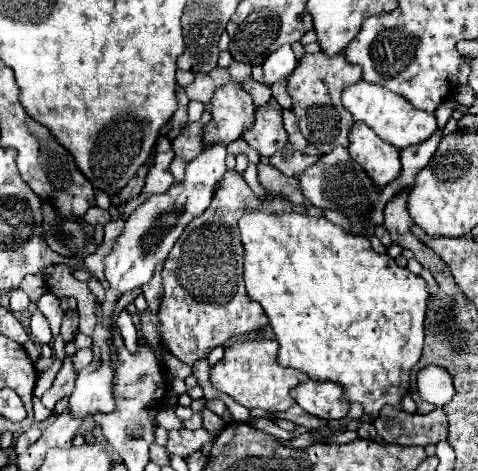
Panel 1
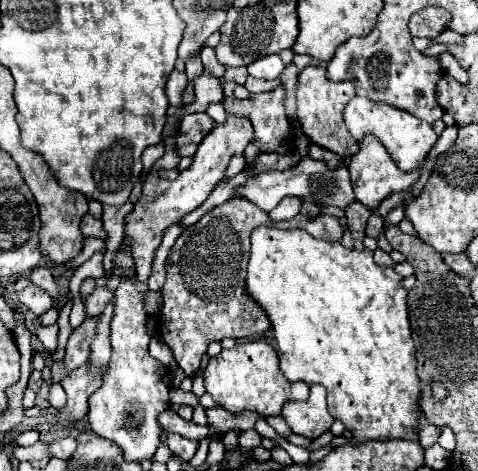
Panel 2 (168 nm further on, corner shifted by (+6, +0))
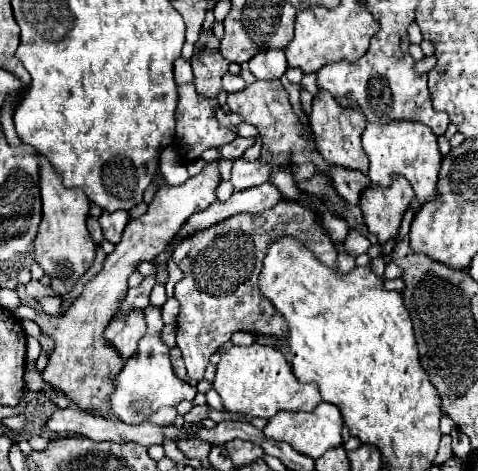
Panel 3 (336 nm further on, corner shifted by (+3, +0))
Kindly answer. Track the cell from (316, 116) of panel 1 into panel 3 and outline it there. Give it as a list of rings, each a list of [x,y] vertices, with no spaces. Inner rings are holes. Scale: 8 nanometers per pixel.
[[[317,90],[311,114],[309,114],[309,126],[317,142],[319,154],[325,158],[325,162],[333,166],[345,166],[345,168],[357,168],[363,174],[367,174],[369,160],[365,156],[365,150],[361,148],[361,128],[365,128],[365,116],[359,106],[341,106],[335,96],[331,96],[327,90]]]

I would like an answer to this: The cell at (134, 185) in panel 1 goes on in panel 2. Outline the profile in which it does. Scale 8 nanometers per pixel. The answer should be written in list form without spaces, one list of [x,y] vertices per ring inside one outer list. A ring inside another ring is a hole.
[[[126,202],[122,206],[104,206],[104,214],[102,214],[102,224],[104,224],[104,232],[106,232],[106,260],[104,260],[104,268],[108,272],[106,278],[112,276],[112,254],[114,250],[120,248],[122,240],[124,240],[124,218],[126,214],[132,210],[132,202]]]

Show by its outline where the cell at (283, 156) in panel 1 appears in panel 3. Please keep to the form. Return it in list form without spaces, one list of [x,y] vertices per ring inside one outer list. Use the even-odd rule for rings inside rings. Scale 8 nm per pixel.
[[[239,156],[233,162],[233,170],[231,170],[231,182],[235,190],[245,190],[245,188],[253,188],[259,186],[261,182],[267,182],[271,178],[271,166],[265,164],[263,160],[247,160],[243,156]]]

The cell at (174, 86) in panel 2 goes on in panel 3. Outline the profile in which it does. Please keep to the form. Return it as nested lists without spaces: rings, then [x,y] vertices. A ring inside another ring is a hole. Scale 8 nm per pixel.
[[[177,58],[175,60],[175,82],[181,86],[181,84],[191,84],[193,82],[193,70],[191,70],[191,64],[183,58]]]

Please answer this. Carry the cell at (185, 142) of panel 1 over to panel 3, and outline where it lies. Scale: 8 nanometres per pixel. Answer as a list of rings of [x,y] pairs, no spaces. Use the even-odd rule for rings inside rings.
[[[193,84],[179,86],[179,106],[177,106],[175,116],[177,116],[177,146],[179,146],[179,156],[183,160],[187,160],[187,162],[197,160],[203,154],[203,150],[227,144],[229,140],[235,140],[235,134],[215,120],[213,110],[217,106],[219,106],[217,100],[209,100],[209,98],[199,96]]]

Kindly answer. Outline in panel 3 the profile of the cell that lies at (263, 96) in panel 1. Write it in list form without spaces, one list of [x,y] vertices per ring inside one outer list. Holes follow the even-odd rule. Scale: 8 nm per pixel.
[[[225,74],[223,76],[223,90],[227,94],[233,94],[233,92],[241,92],[245,88],[245,80],[241,76],[233,76],[233,74]]]

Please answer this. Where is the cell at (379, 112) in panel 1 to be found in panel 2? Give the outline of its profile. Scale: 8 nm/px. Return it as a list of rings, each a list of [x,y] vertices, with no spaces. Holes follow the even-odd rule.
[[[354,96],[350,100],[350,104],[344,110],[344,122],[346,122],[350,134],[354,136],[354,140],[358,140],[358,142],[366,134],[374,134],[384,144],[384,148],[390,152],[396,166],[404,172],[416,170],[424,162],[424,158],[428,156],[428,152],[432,150],[432,146],[436,144],[436,138],[438,138],[436,132],[432,130],[432,126],[422,122],[420,118],[416,118],[404,110],[392,108],[388,104],[374,104],[362,96]]]

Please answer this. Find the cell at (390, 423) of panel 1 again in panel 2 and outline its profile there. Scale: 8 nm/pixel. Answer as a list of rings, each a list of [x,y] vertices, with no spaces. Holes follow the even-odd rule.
[[[440,428],[440,440],[438,440],[438,444],[442,446],[442,448],[446,448],[448,452],[454,452],[454,448],[456,448],[456,440],[454,440],[454,432],[452,432],[452,428]]]

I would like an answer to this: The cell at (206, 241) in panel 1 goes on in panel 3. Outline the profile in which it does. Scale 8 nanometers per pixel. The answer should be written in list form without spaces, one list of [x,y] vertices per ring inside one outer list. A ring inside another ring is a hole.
[[[281,200],[275,208],[265,210],[263,214],[235,214],[221,224],[215,224],[211,228],[199,230],[197,234],[185,238],[179,242],[179,246],[173,252],[173,262],[183,272],[183,280],[175,284],[175,298],[179,300],[179,316],[177,316],[177,348],[183,354],[187,374],[191,380],[201,380],[203,372],[209,364],[209,356],[215,354],[219,346],[229,342],[233,332],[251,332],[251,334],[273,334],[273,336],[287,336],[287,324],[283,316],[273,308],[273,304],[261,296],[259,292],[259,272],[261,264],[267,252],[267,242],[277,238],[293,234],[297,236],[305,246],[311,246],[311,250],[317,254],[317,258],[323,260],[323,264],[337,268],[337,250],[329,234],[319,224],[319,216],[315,210],[301,206],[293,200]]]

